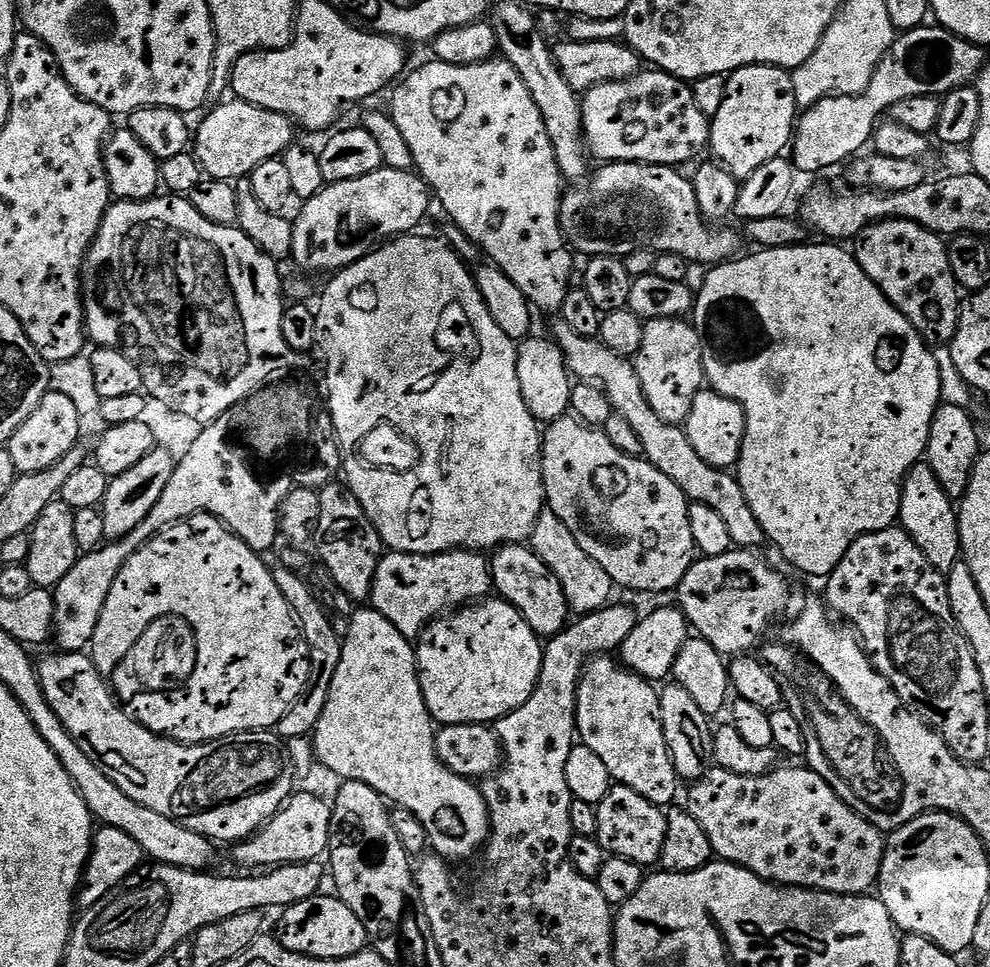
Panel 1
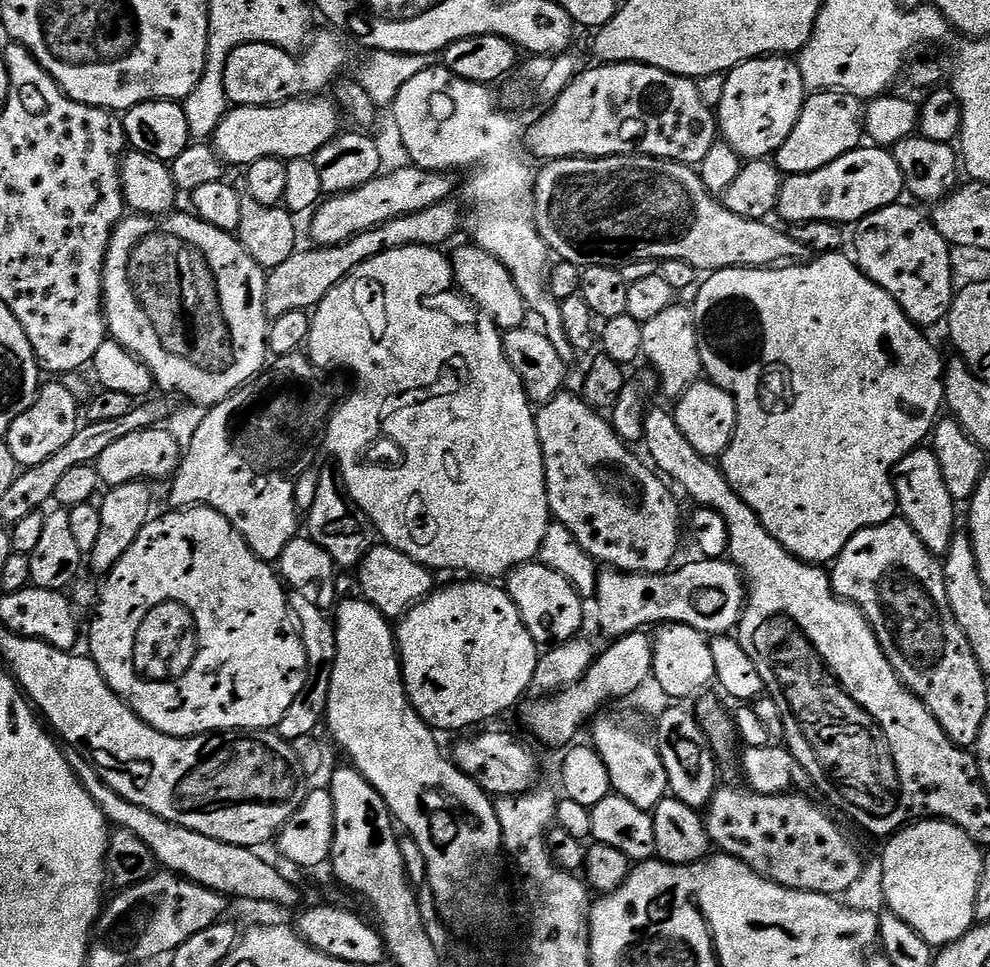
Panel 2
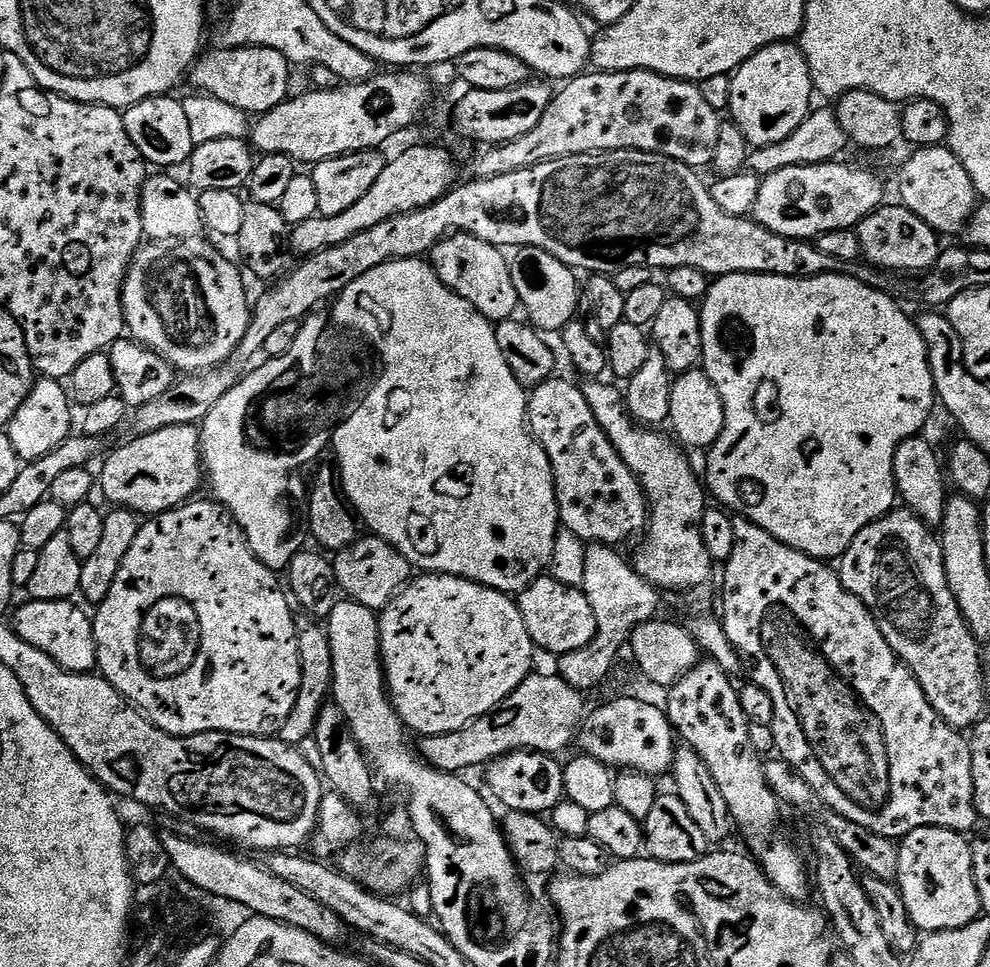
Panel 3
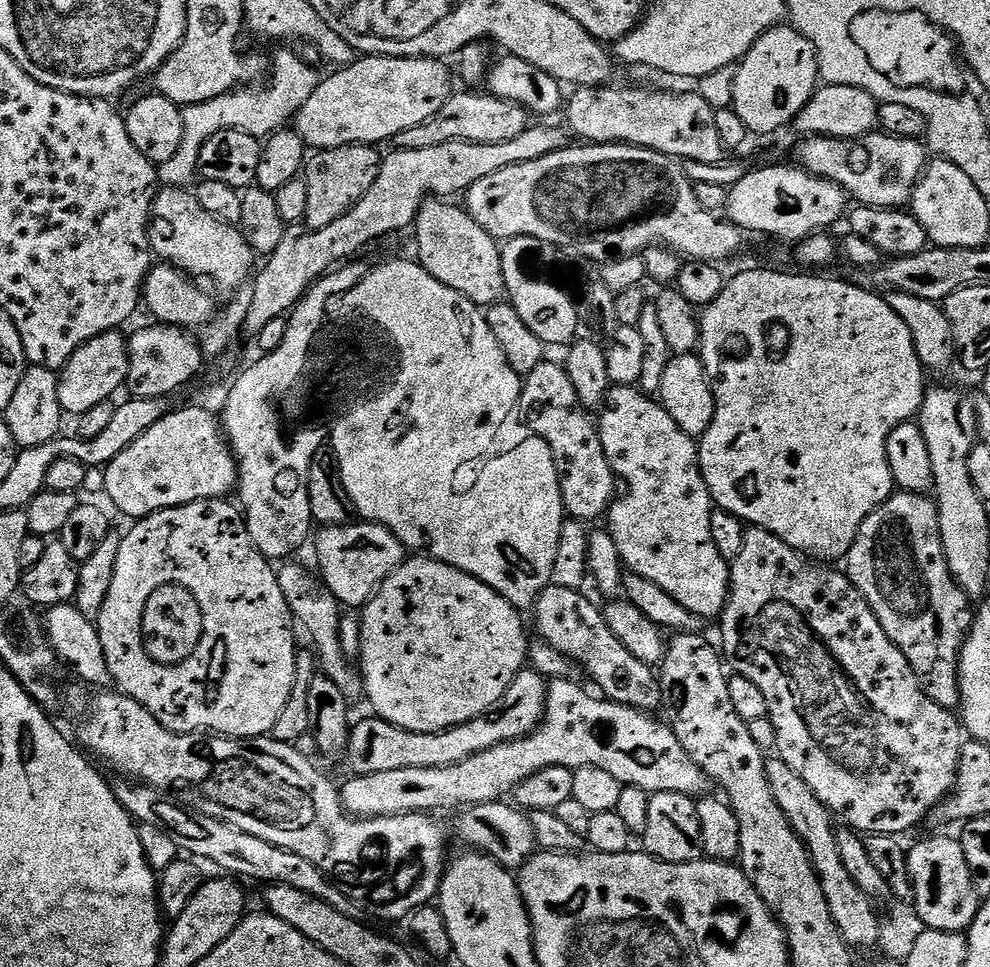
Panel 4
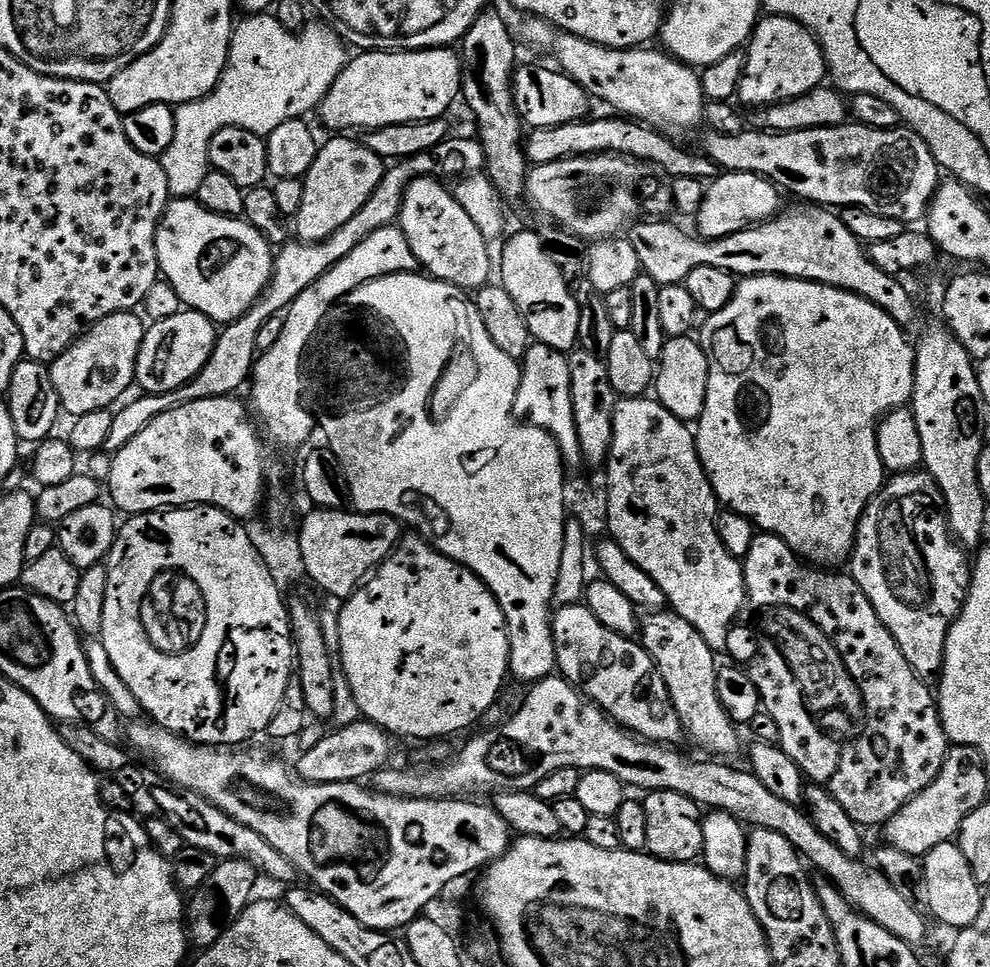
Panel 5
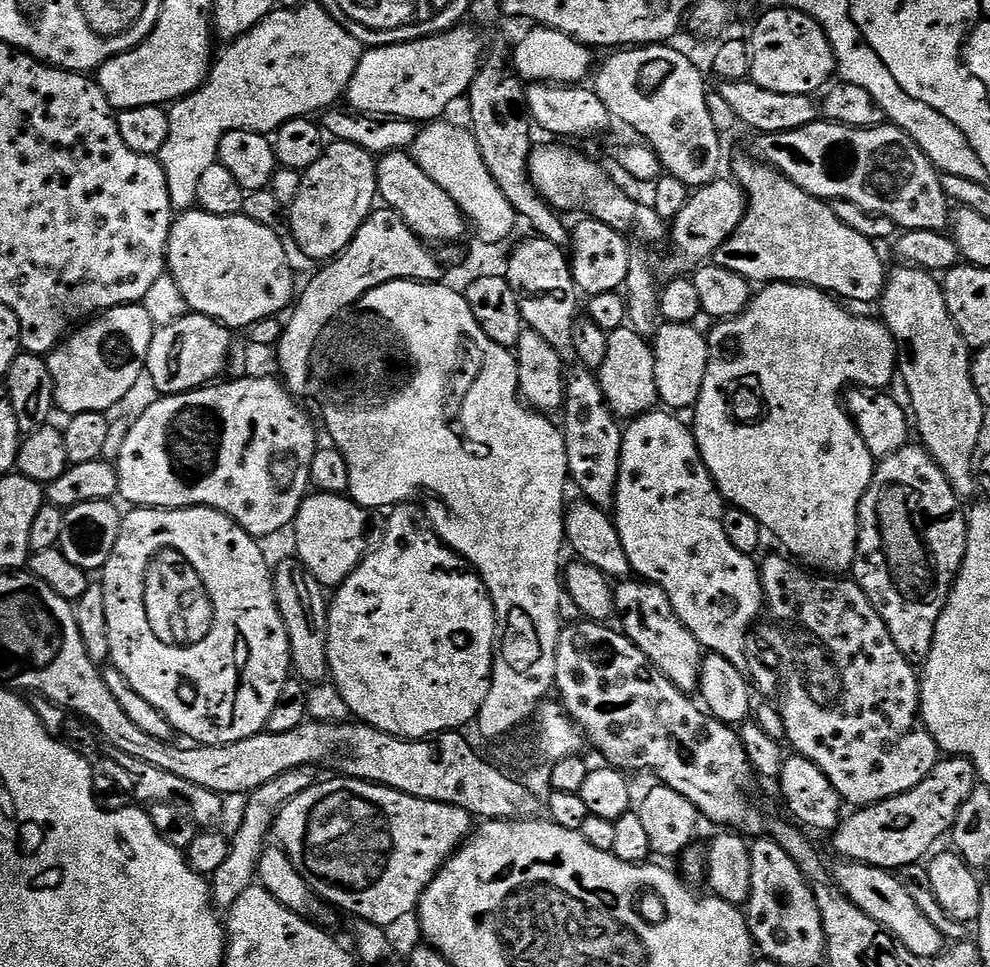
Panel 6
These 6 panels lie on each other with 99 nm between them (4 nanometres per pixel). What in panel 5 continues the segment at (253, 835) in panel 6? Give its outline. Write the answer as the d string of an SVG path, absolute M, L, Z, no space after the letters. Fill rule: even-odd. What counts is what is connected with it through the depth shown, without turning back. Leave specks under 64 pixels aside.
M361 718L345 728L332 730L313 748L308 748L294 763L294 771L306 784L350 784L364 782L389 763L393 737L376 724ZM226 860L215 865L211 876L191 895L186 908L186 930L195 949L209 948L244 913L253 899L256 876L258 870L246 860Z

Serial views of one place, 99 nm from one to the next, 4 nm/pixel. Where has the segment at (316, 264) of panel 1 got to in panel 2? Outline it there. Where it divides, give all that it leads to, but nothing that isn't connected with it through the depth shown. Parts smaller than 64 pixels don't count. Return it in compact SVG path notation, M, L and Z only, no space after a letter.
M415 166L407 167L396 168L393 172L385 171L370 182L349 192L337 192L329 195L311 213L311 243L325 248L335 244L345 244L359 232L376 228L379 224L385 224L394 218L418 214L430 206L438 206L453 199L452 191L455 188L457 191L458 188L458 180L456 184L455 175L447 172L427 172L426 169Z

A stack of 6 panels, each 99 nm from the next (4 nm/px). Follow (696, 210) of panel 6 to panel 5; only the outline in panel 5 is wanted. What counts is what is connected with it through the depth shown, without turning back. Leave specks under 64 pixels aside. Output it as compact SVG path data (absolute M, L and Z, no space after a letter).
M724 172L707 185L700 213L694 217L694 224L705 241L721 240L743 228L771 220L781 211L781 189L762 176L745 172Z

